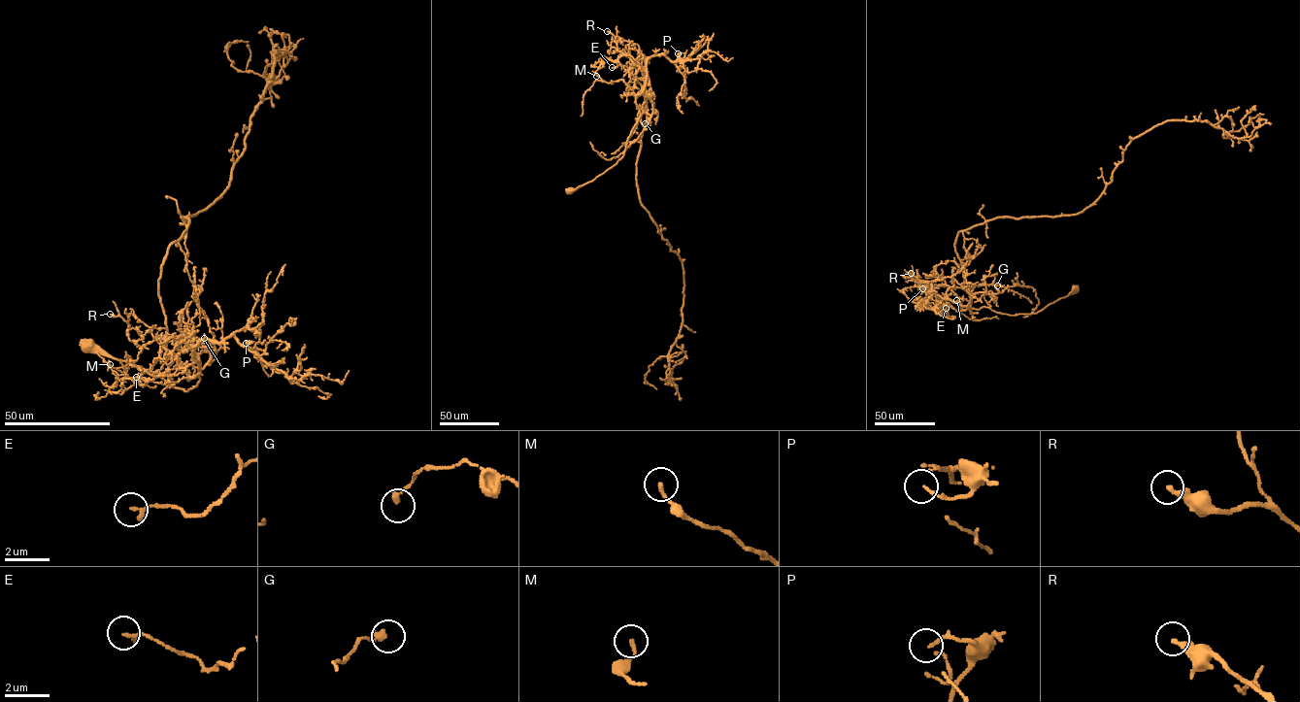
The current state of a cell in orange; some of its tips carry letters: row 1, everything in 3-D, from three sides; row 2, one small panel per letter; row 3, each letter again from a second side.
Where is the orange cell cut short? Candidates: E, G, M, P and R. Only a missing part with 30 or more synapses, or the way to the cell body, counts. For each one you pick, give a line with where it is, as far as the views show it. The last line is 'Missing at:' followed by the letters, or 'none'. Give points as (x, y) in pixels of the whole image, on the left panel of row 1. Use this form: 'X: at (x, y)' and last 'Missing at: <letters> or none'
Missing at: none

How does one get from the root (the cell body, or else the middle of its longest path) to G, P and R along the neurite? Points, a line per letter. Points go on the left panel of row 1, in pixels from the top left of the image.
G: (88, 347), (187, 390), (200, 380), (186, 378), (195, 376), (216, 350), (210, 353), (215, 347), (204, 338)
P: (88, 347), (184, 391), (200, 380), (186, 379), (198, 372), (193, 350), (201, 341), (233, 336), (246, 343)
R: (88, 347), (196, 385), (187, 339), (140, 346), (110, 314)

